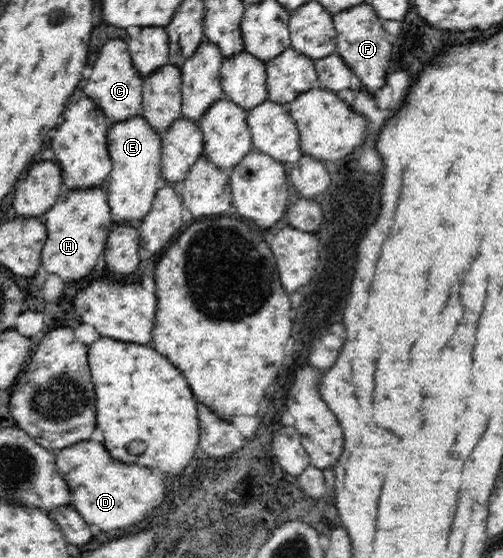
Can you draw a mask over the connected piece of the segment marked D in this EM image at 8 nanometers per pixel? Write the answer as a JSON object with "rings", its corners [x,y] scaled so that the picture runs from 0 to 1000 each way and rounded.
{"rings":[[[177,787],[135,803],[105,806],[105,812],[111,839],[139,880],[145,909],[157,916],[163,930],[171,932],[175,941],[195,939],[201,952],[219,953],[223,961],[243,957],[247,950],[262,950],[266,943],[294,932],[326,896],[326,864],[318,857],[322,851],[278,832],[250,832],[227,823],[205,792],[183,792]]]}

